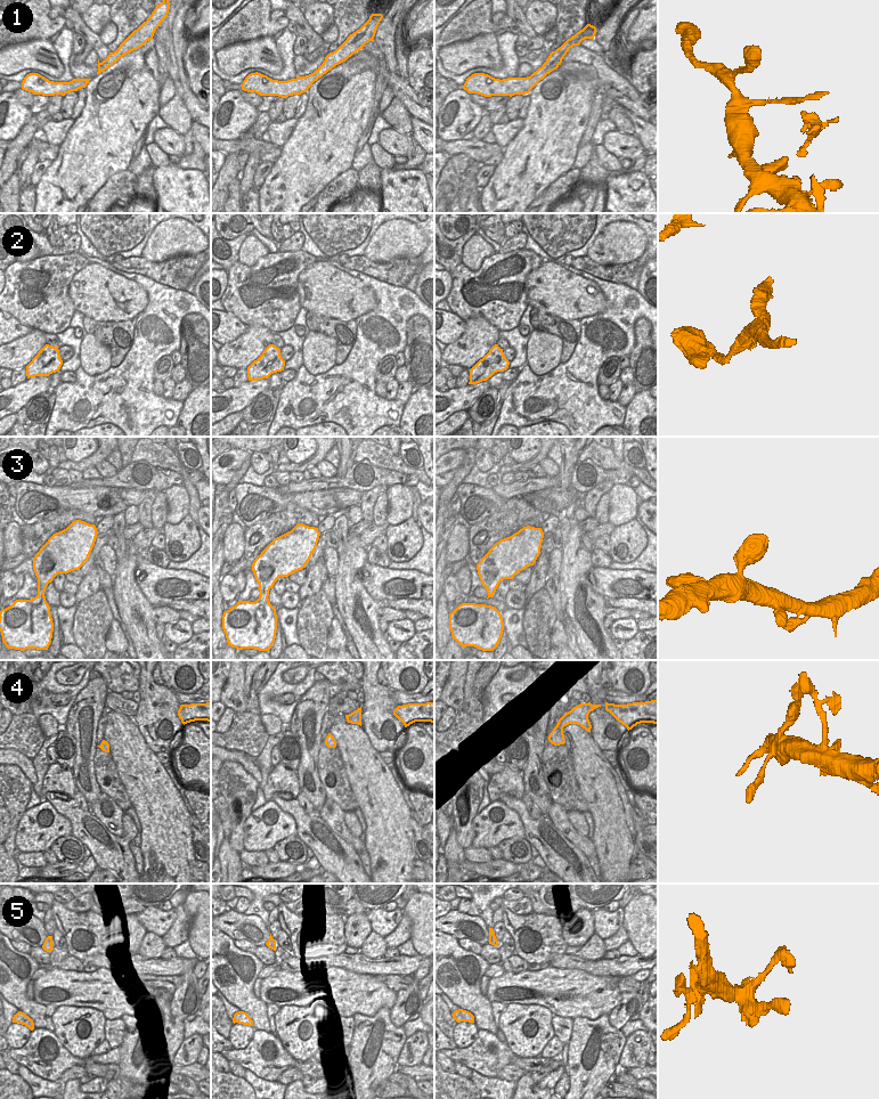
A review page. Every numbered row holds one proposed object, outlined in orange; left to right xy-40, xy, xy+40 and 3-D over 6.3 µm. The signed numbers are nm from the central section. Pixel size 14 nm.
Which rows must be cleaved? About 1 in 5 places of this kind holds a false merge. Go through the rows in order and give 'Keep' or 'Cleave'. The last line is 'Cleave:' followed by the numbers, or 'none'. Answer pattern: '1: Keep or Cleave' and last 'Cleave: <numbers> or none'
1: Keep
2: Keep
3: Keep
4: Keep
5: Keep
Cleave: none

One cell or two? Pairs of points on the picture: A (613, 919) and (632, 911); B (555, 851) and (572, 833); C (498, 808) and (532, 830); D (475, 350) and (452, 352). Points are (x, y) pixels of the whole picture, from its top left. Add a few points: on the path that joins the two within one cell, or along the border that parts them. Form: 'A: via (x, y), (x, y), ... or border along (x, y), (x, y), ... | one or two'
A: border along (624, 909), (624, 922), (621, 925) | two
B: border along (548, 820), (587, 856) | two
C: border along (504, 804), (518, 814), (525, 837) | two
D: via (470, 350), (457, 352) | one

